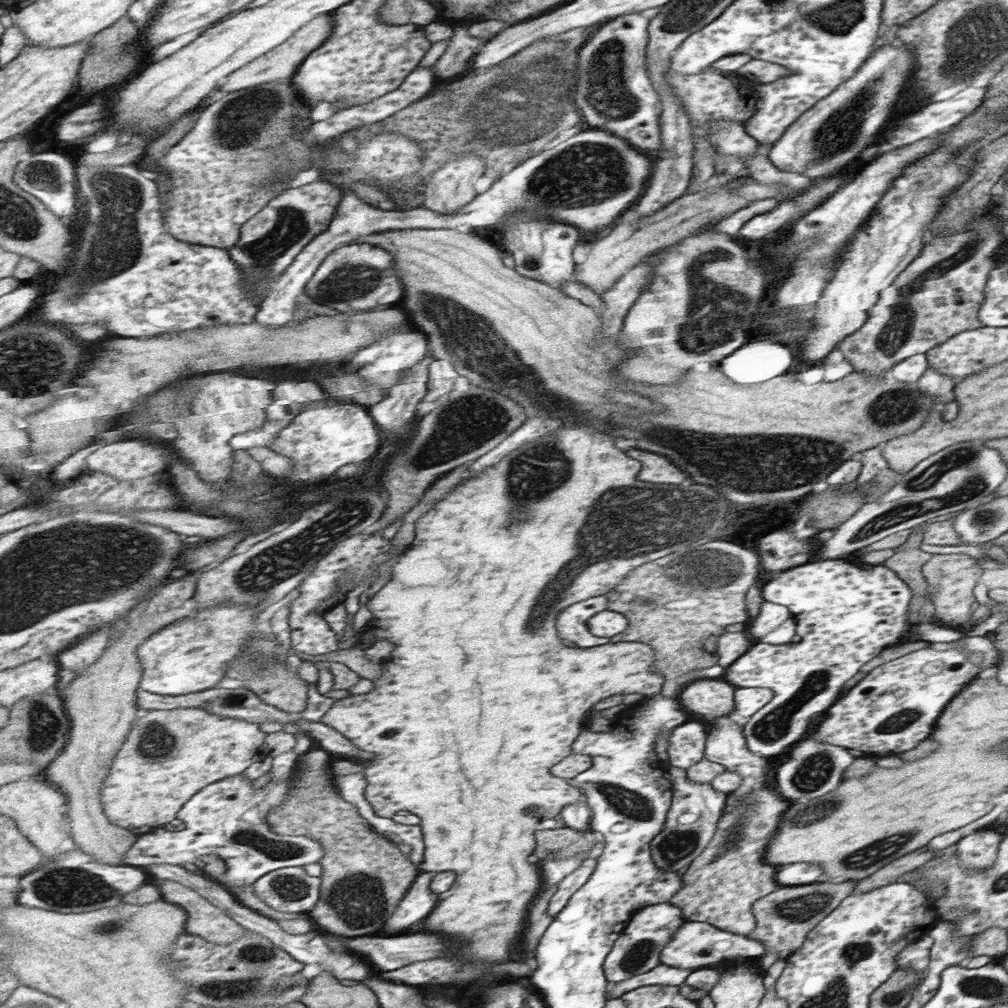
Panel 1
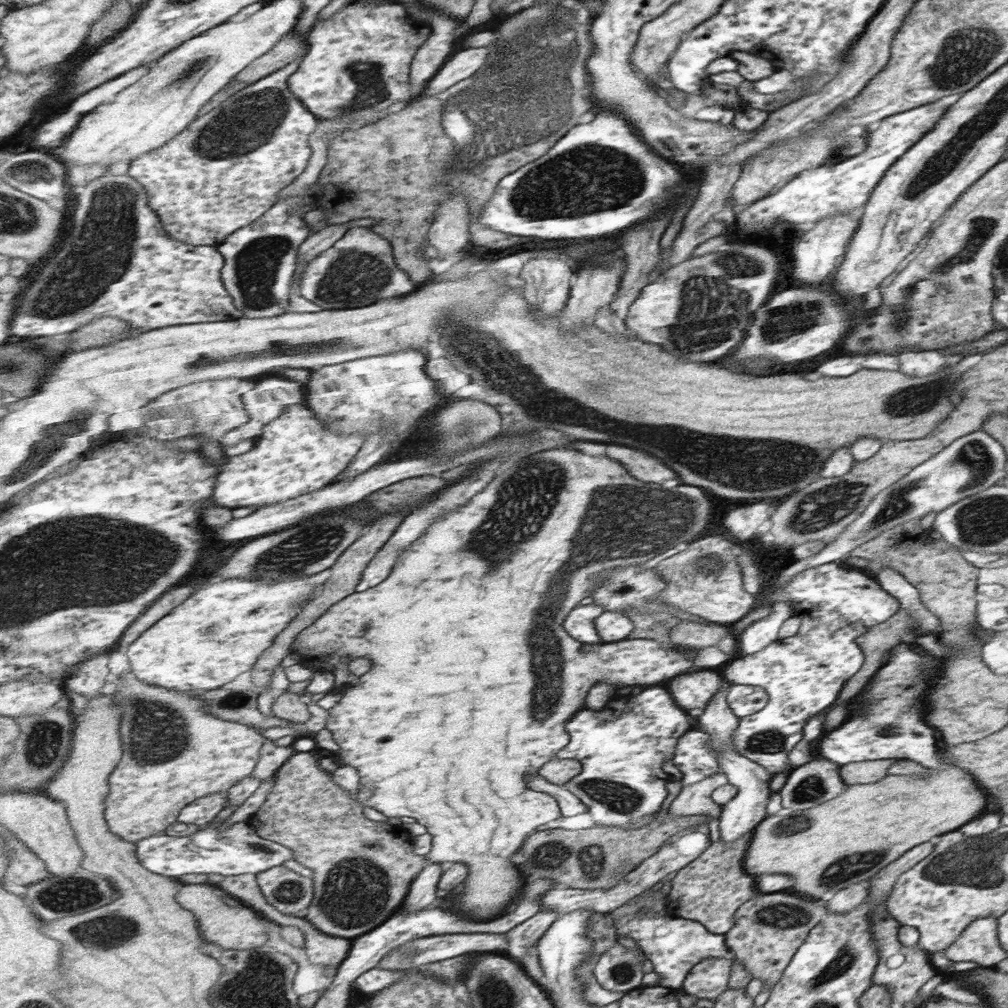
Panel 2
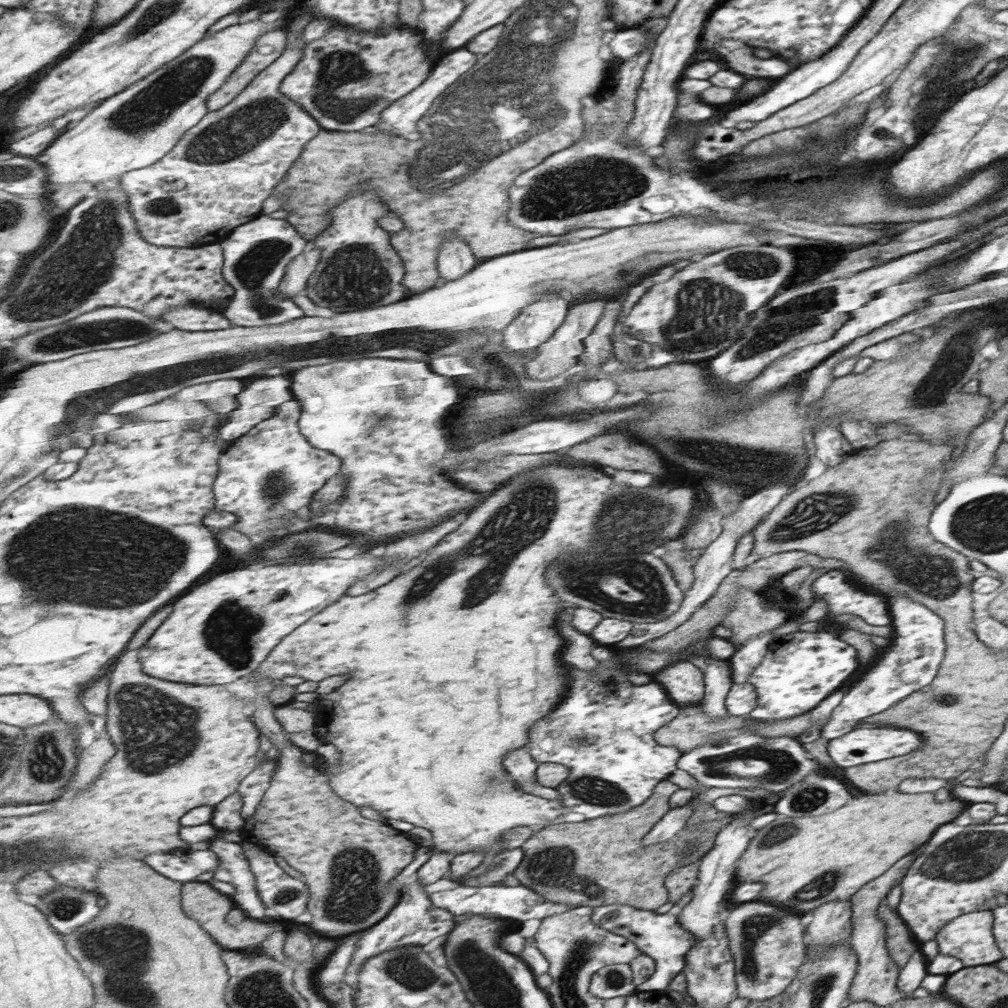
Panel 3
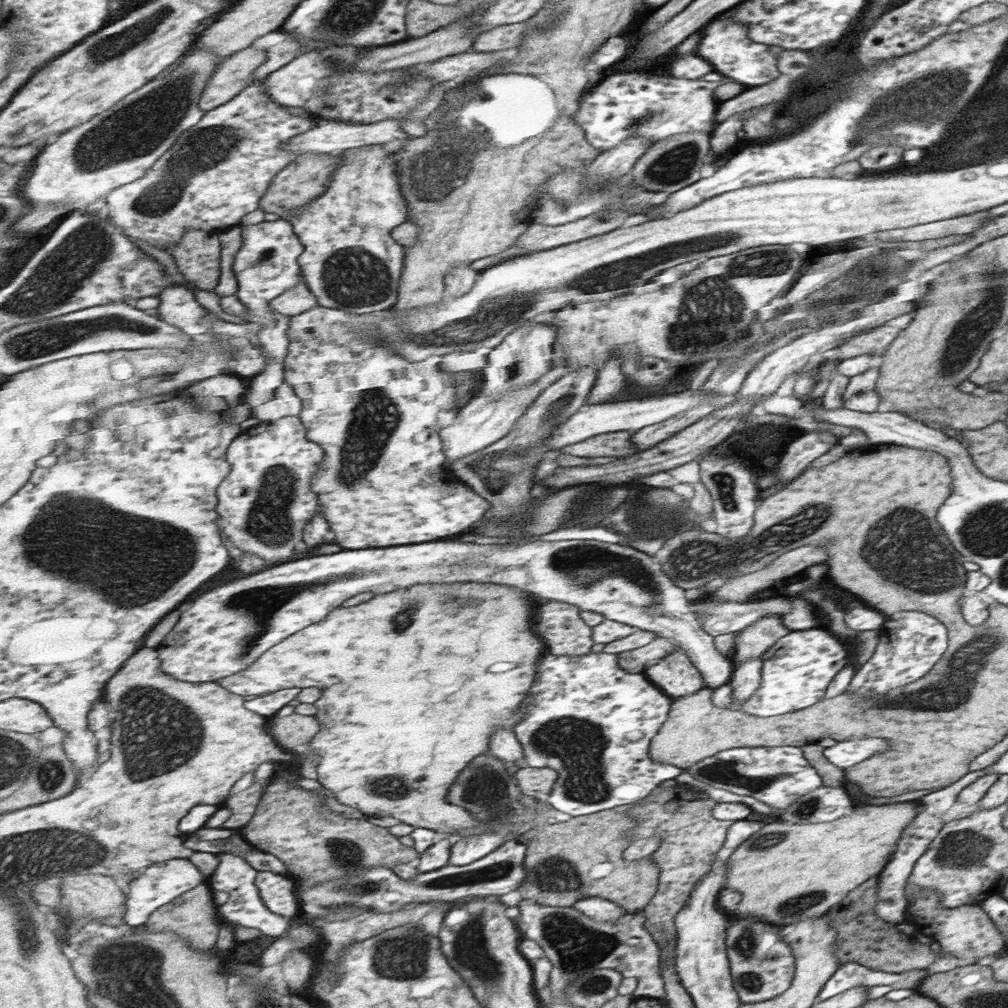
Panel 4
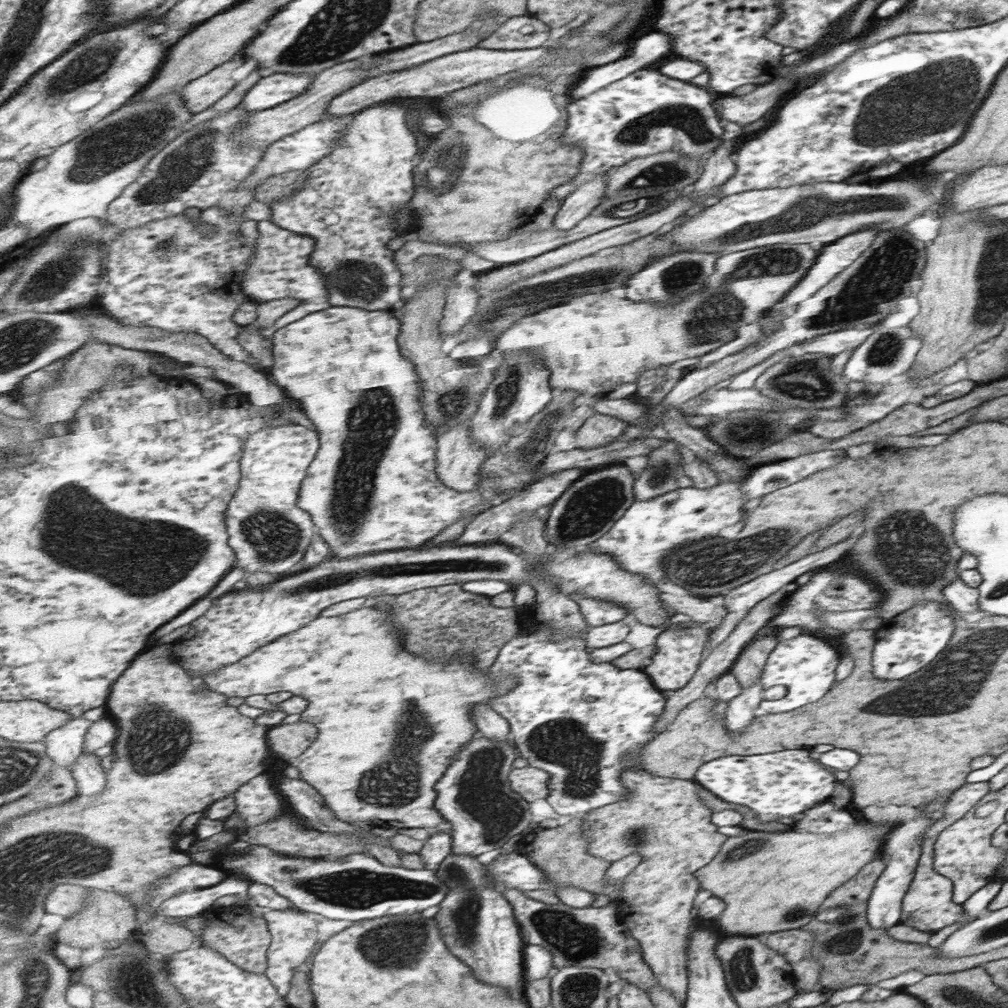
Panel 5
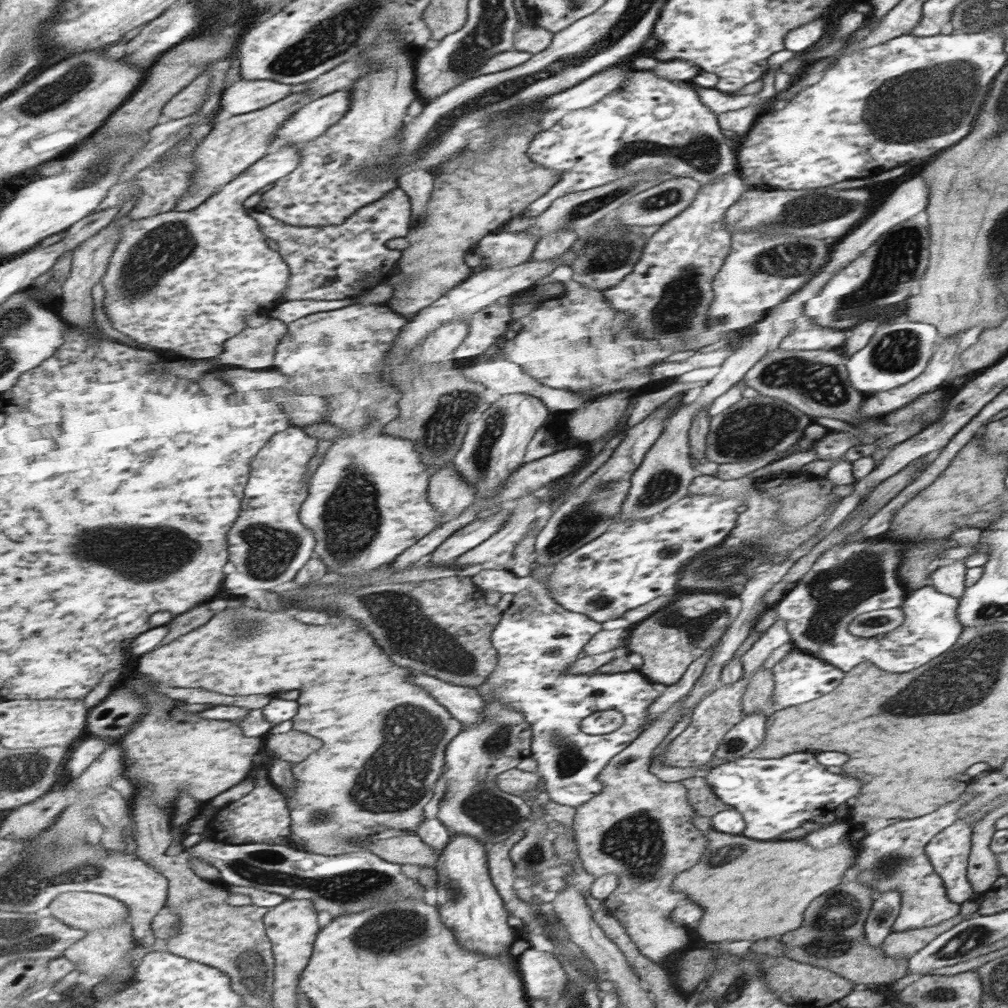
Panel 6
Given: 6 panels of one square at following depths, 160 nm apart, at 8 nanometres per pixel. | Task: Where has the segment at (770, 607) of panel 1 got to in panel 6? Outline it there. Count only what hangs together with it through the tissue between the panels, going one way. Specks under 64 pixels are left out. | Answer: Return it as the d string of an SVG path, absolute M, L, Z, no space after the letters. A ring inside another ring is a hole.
M763 713L741 714L739 722L733 725L719 741L715 749L715 758L720 758L722 762L731 762L743 758L747 752L756 748L764 740L765 716Z

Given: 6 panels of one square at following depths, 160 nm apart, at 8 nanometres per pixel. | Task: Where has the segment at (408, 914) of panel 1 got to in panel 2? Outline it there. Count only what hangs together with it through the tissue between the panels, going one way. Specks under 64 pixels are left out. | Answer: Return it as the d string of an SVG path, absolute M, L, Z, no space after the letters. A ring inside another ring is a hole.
M439 862L430 863L416 876L412 882L412 889L405 900L403 908L409 913L425 910L435 904L439 898L439 881L445 870L445 864Z

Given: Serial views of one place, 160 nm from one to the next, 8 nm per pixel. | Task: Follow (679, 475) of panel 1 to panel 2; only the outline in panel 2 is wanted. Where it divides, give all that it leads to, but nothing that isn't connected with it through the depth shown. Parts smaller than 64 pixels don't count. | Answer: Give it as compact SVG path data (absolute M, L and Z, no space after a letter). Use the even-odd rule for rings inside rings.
M605 444L605 454L621 462L623 466L629 466L629 474L633 474L633 478L639 478L641 482L661 484L665 480L675 478L675 472L671 472L657 458L651 458L645 452L639 452L627 446L617 446L617 444Z

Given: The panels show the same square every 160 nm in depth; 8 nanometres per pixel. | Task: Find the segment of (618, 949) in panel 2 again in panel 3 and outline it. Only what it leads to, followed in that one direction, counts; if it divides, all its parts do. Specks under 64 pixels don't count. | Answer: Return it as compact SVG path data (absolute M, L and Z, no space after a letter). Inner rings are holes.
M627 963L609 964L592 974L589 992L603 1000L630 995L636 986L631 983L631 971Z

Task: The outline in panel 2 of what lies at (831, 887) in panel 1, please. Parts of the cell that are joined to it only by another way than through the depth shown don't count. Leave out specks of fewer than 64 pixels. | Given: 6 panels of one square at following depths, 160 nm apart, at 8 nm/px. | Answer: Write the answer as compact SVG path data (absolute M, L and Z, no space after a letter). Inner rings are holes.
M783 891L771 894L757 894L746 901L735 913L736 923L727 933L724 941L733 961L744 966L752 978L757 978L768 988L773 988L783 969L789 964L797 947L805 941L809 930L813 929L825 916L824 902L801 898Z

